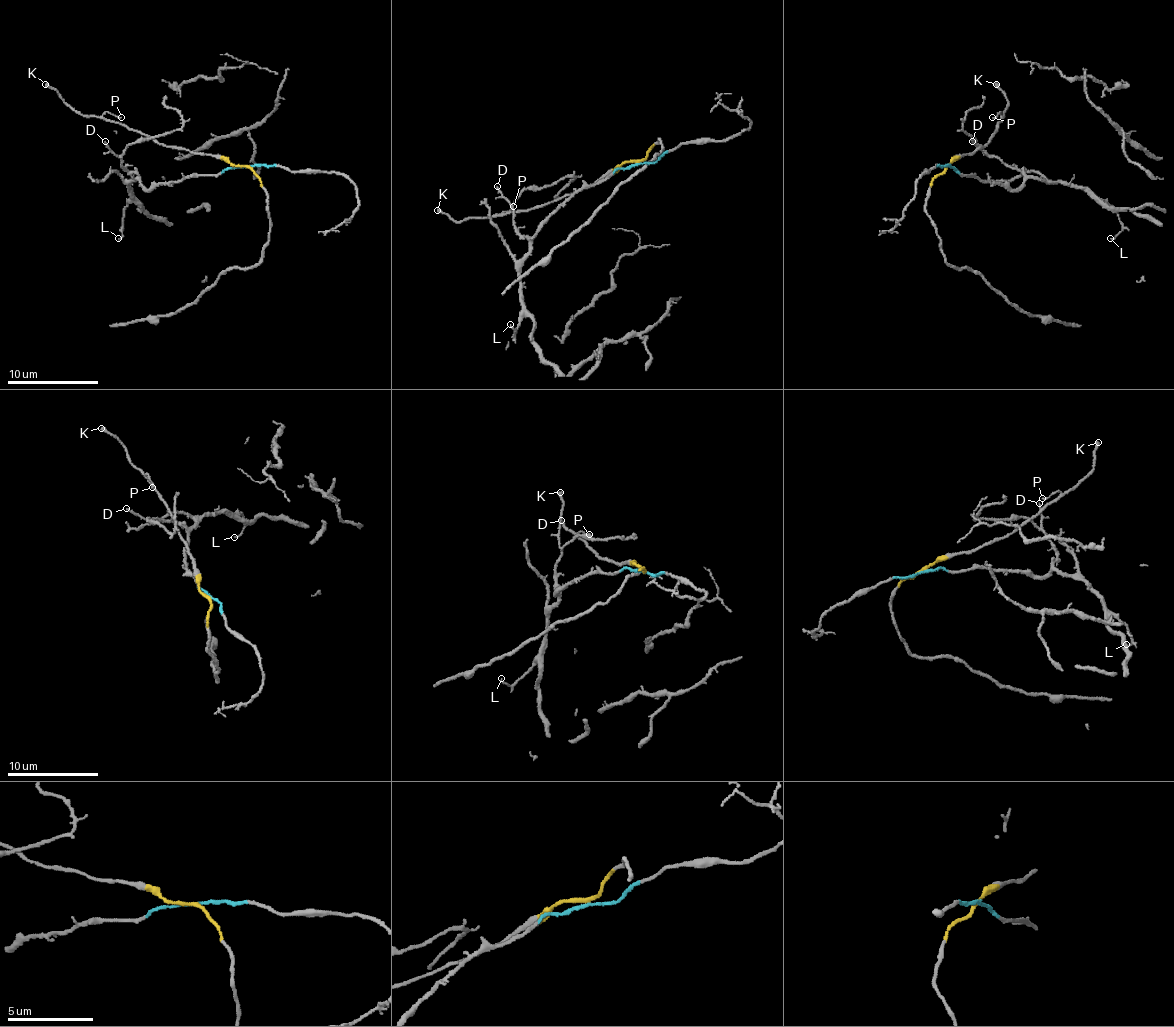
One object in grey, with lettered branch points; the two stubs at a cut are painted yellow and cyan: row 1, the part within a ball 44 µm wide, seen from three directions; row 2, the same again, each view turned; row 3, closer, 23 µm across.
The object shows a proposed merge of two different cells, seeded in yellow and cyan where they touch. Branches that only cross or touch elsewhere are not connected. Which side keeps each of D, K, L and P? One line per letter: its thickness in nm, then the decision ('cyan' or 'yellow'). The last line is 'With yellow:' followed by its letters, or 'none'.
D: calibre 130 nm; cyan
K: calibre 240 nm; yellow
L: calibre 100 nm; cyan
P: calibre 120 nm; yellow
With yellow: K, P

